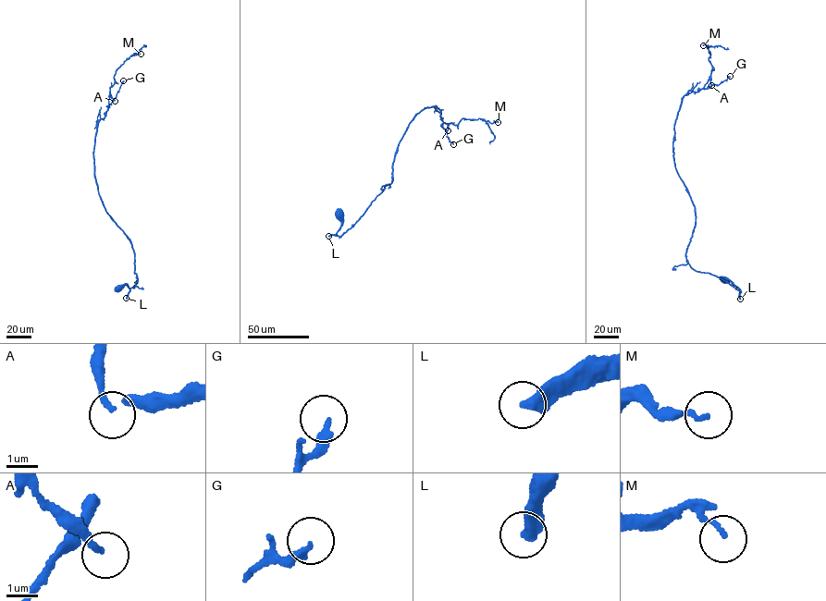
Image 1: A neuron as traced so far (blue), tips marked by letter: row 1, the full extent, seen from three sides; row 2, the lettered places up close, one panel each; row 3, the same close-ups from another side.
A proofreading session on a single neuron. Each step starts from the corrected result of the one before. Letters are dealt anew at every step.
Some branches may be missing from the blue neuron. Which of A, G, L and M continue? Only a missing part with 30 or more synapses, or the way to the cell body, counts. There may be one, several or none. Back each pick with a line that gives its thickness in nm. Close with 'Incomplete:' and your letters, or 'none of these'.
L: Thickness 440 nm
Incomplete: L

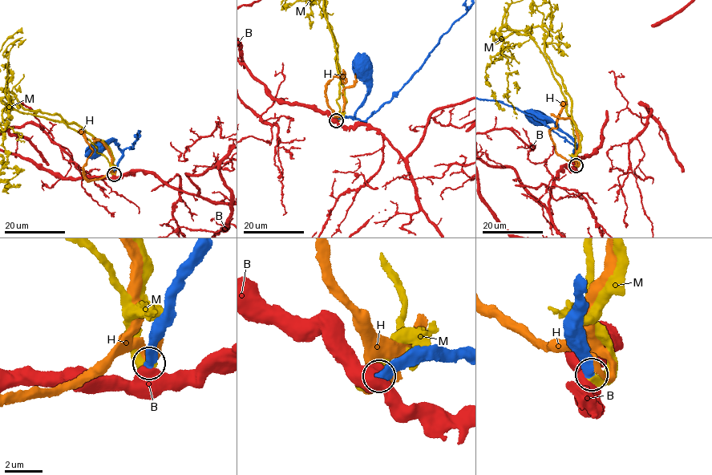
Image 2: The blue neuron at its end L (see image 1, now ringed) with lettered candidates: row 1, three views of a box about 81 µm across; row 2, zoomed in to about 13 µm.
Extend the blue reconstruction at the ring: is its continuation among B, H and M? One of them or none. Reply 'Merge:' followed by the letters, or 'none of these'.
Merge: M

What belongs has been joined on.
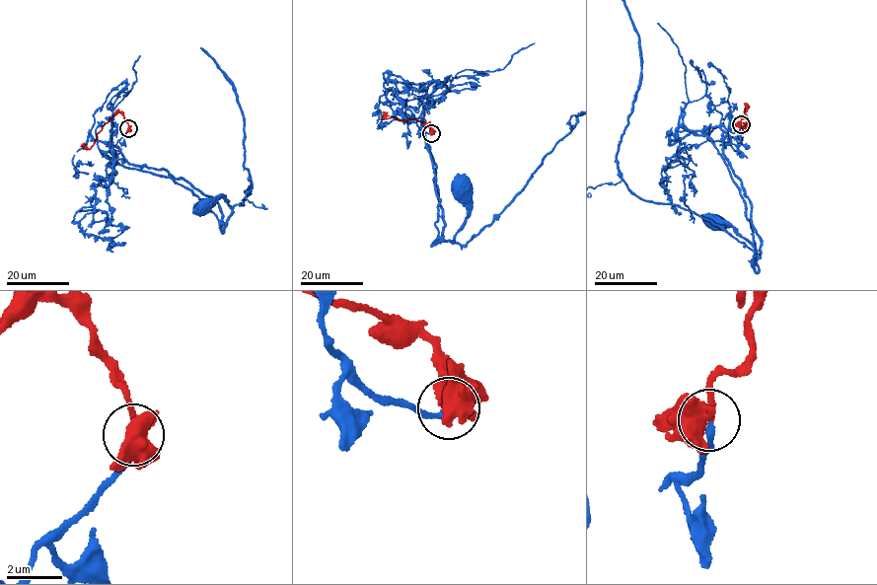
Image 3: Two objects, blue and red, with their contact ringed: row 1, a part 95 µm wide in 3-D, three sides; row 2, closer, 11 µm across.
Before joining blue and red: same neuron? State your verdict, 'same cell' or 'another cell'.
same cell

